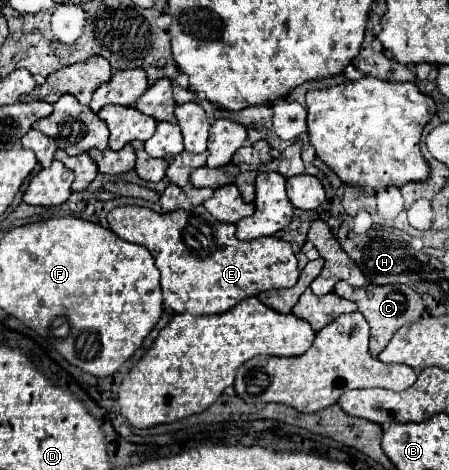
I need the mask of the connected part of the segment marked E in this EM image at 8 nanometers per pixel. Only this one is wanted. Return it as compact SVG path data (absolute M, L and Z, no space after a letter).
M125 205L109 211L107 221L121 239L151 251L161 271L165 305L175 313L223 313L261 291L293 287L299 277L297 257L287 241L277 237L239 241L235 237L235 225L217 221L203 205L191 211L177 209L171 213L155 213L147 207Z

